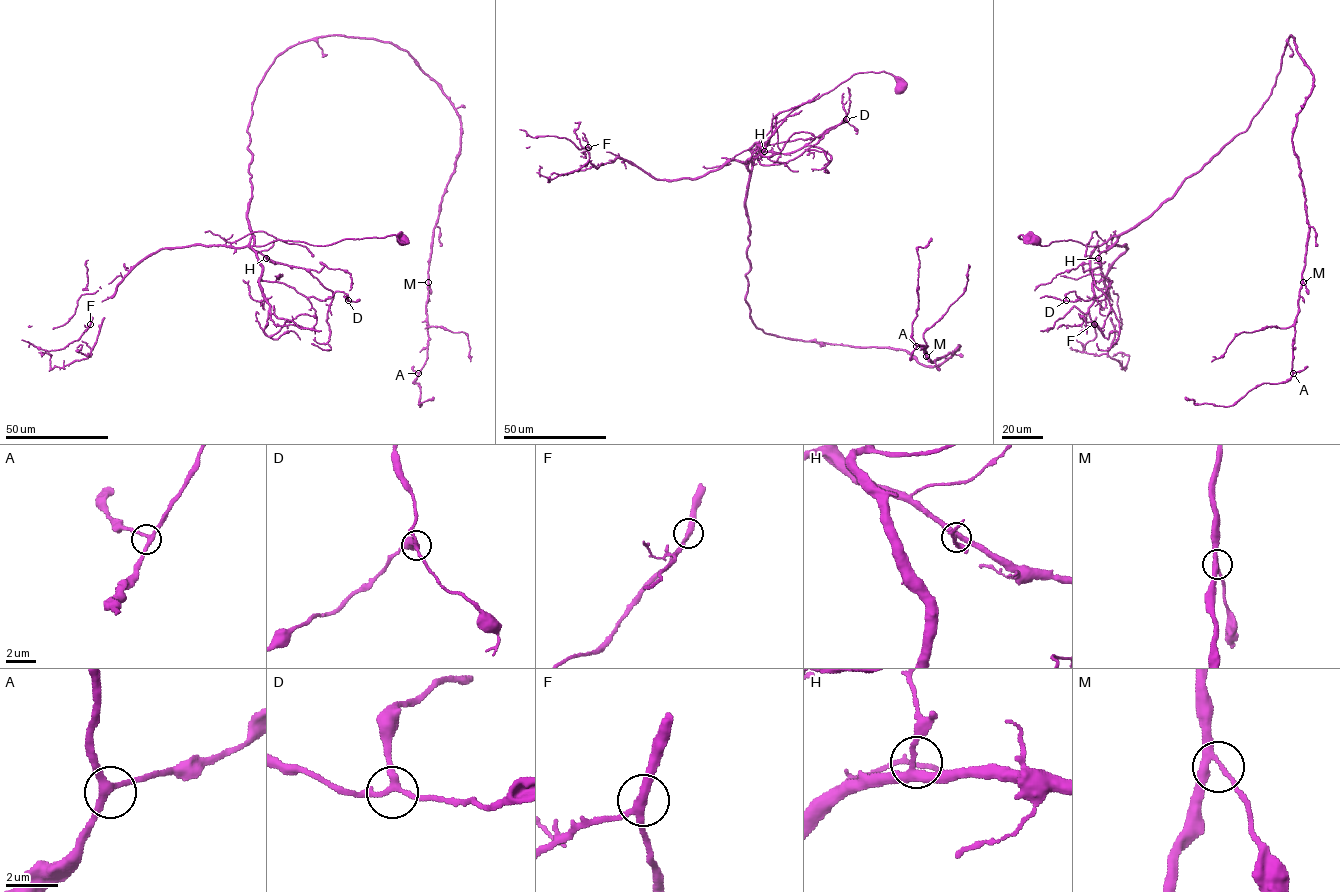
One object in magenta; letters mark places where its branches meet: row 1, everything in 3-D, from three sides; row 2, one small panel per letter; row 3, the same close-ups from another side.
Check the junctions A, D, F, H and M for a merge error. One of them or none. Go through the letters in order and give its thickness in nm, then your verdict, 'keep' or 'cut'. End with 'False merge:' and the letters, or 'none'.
A: 260 nm | keep
D: 240 nm | keep
F: 280 nm | keep
H: 280 nm | keep
M: 240 nm | keep
False merge: none

